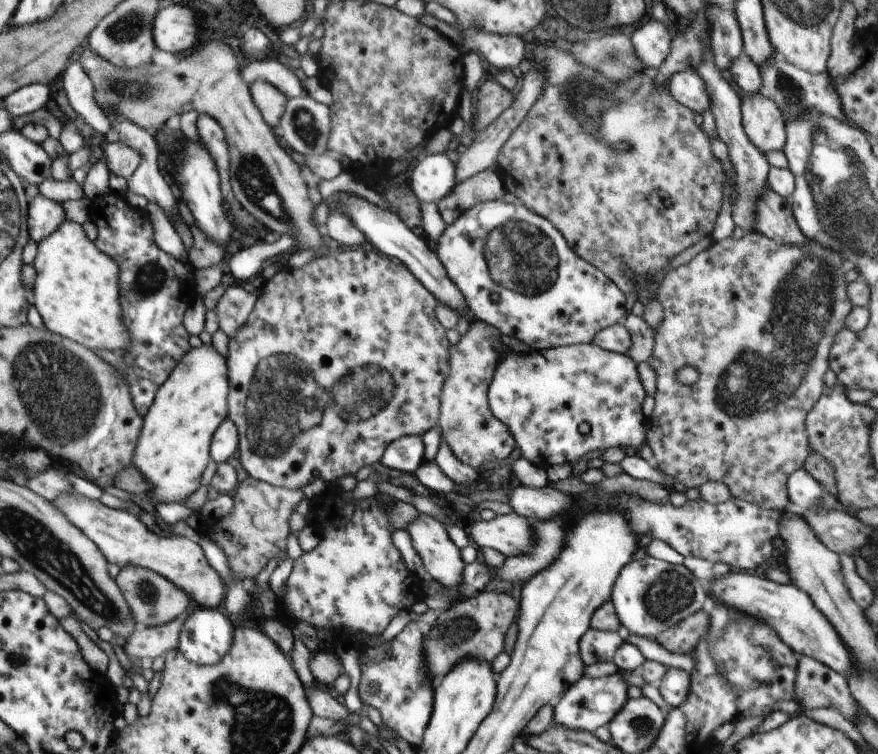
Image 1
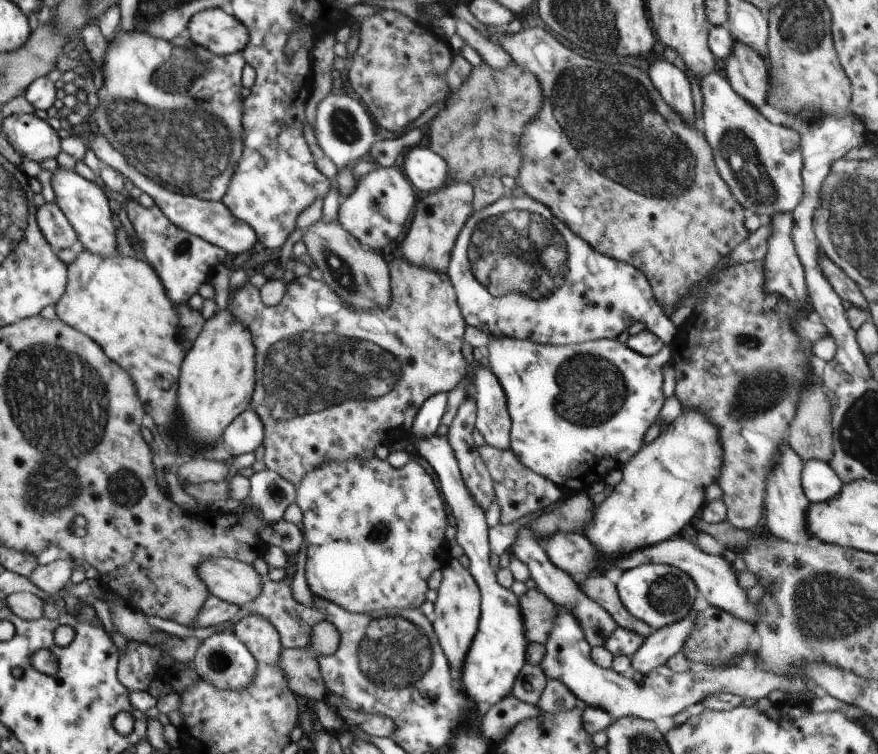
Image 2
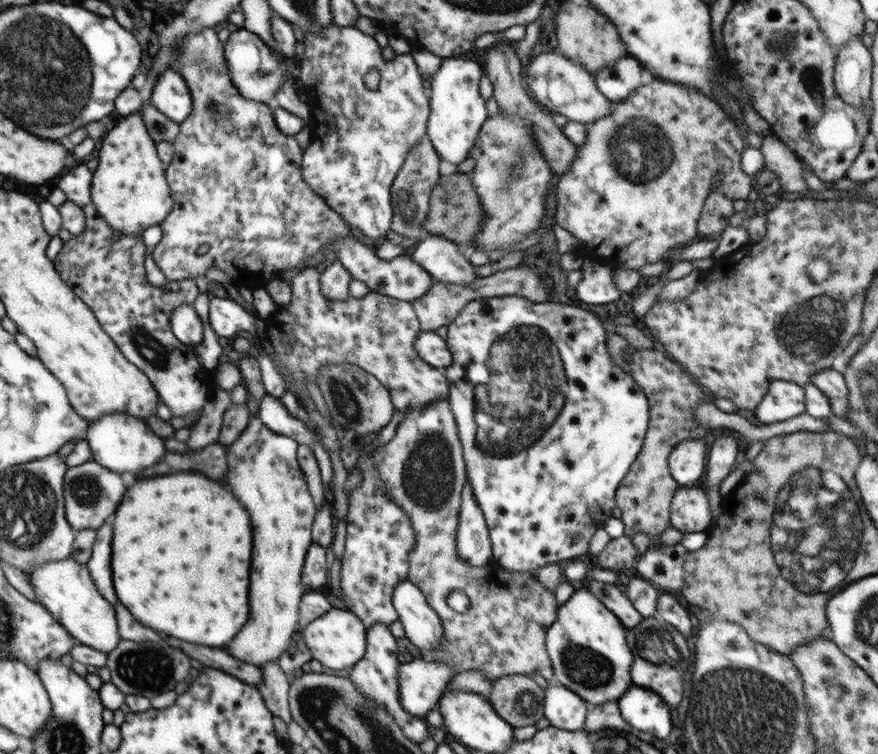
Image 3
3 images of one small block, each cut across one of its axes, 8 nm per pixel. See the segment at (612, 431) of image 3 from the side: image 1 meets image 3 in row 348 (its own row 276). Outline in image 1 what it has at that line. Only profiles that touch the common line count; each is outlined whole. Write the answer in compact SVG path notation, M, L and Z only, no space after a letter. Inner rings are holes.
M494 199L465 210L452 224L446 225L436 242L436 254L450 280L466 297L473 316L496 327L501 334L514 336L532 350L592 343L601 330L626 317L624 292L616 283L580 258L547 218L528 210L523 204Z

